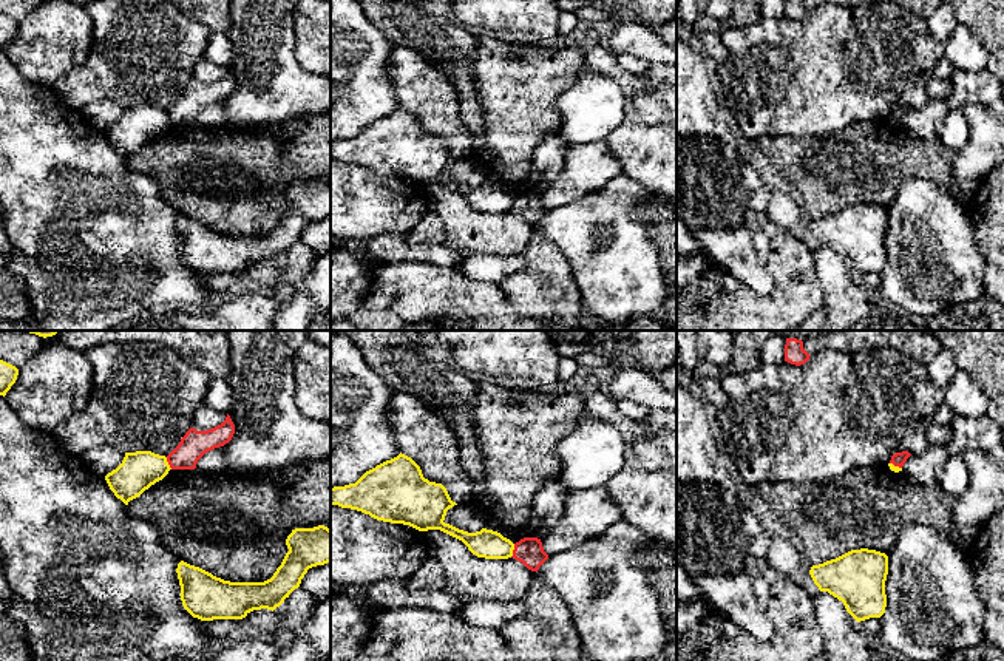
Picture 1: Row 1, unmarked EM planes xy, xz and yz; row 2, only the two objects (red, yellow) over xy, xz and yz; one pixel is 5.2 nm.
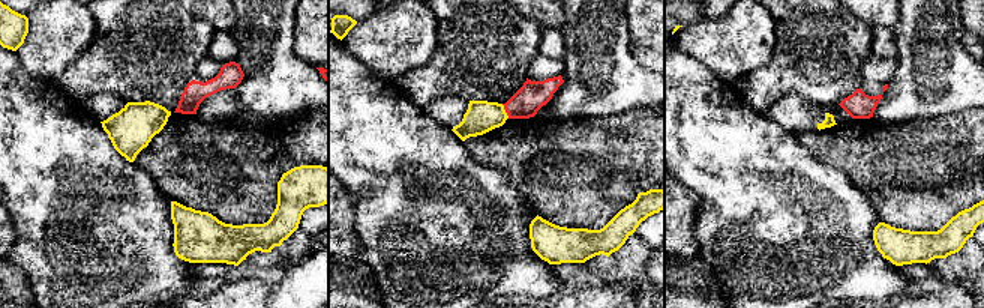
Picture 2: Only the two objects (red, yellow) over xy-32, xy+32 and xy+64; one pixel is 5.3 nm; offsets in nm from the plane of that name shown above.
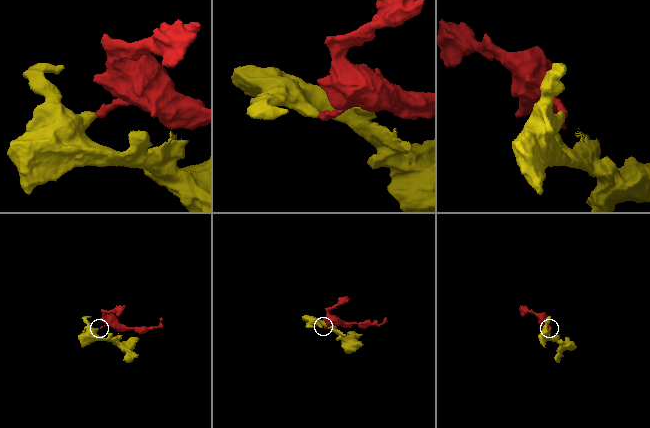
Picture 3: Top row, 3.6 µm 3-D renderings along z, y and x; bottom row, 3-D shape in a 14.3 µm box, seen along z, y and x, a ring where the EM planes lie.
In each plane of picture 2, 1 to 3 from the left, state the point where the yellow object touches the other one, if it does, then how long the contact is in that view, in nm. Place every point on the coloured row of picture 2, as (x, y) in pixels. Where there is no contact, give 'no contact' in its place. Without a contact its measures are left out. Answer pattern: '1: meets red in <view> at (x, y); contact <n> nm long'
1: no contact
2: meets red in xy+32 at (506, 111); contact 90 nm long
3: no contact

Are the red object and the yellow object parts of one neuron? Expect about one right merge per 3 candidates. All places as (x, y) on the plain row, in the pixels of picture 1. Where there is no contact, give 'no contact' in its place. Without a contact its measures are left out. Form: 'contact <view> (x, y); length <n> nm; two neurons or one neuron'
contact xz (513, 204); length 80 nm; two neurons

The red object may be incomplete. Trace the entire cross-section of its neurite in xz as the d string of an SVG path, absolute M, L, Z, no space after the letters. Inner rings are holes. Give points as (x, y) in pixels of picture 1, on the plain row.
M524 192L514 198L511 212L522 216L528 224L538 225L539 221L548 213L548 208L544 205L541 193Z

